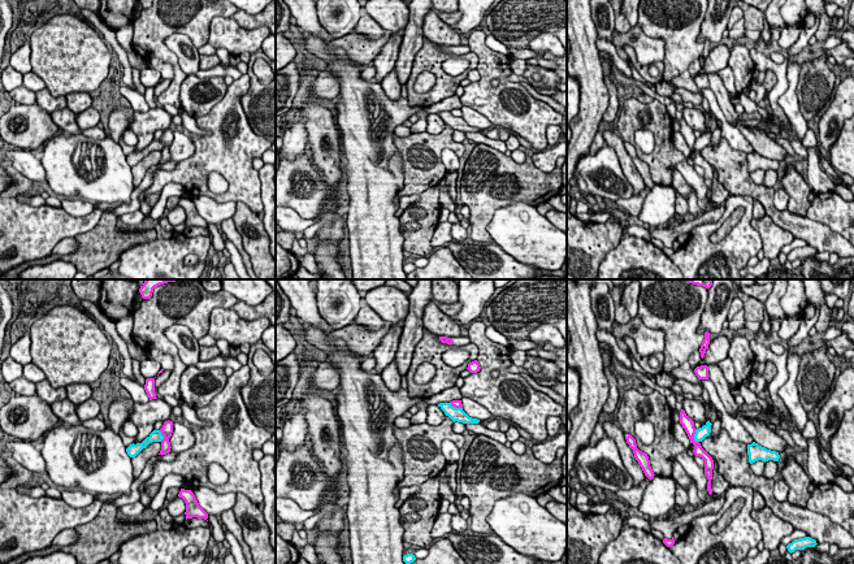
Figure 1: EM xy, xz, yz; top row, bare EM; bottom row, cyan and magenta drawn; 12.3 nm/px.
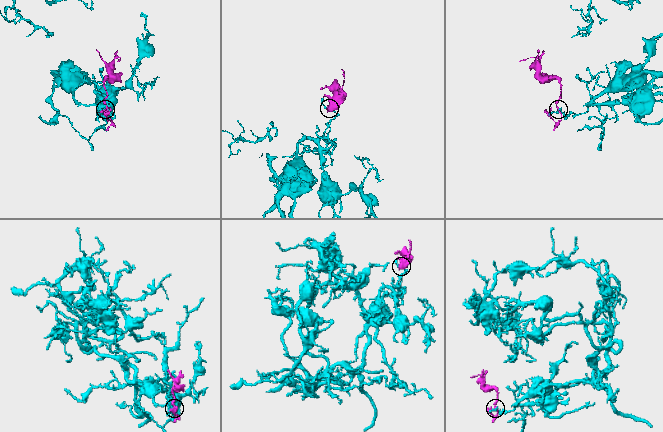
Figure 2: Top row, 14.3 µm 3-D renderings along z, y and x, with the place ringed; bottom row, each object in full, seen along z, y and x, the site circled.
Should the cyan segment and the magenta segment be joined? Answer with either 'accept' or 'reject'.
reject

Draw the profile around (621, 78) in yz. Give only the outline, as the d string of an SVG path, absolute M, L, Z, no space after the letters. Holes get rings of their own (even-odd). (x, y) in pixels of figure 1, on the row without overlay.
M615 65L612 66L612 71L615 74L615 79L617 81L617 83L621 83L628 88L637 86L642 90L643 94L651 96L653 99L659 100L666 107L672 103L672 99L667 96L662 96L658 92L654 92L646 83L636 81L634 78L628 78L625 74L621 74L620 70Z

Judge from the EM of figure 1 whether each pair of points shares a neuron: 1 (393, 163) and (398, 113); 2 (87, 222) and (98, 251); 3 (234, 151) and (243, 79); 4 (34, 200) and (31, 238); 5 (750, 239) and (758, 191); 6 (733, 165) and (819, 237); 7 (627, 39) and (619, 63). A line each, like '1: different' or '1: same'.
1: same
2: different
3: same
4: different
5: different
6: same
7: different

